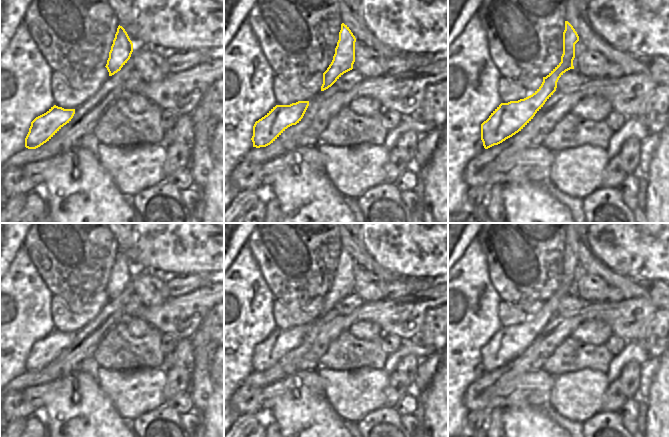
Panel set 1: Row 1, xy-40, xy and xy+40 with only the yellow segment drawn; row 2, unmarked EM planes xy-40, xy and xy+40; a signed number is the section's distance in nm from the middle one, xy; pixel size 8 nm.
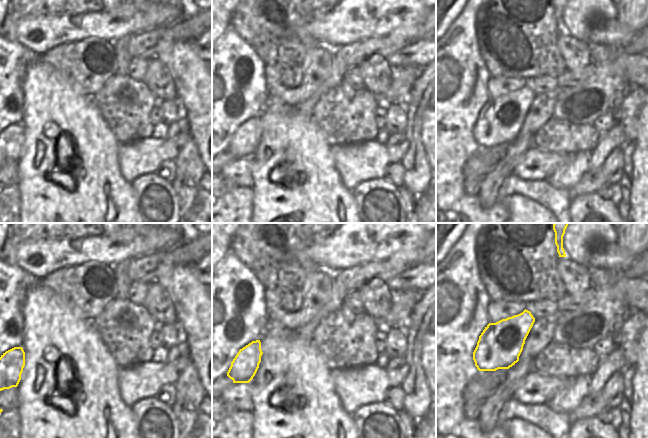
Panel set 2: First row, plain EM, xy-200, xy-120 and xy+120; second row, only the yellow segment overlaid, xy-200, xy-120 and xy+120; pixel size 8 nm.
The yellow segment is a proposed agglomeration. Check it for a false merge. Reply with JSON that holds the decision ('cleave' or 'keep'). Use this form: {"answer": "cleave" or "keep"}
{"answer": "keep"}

